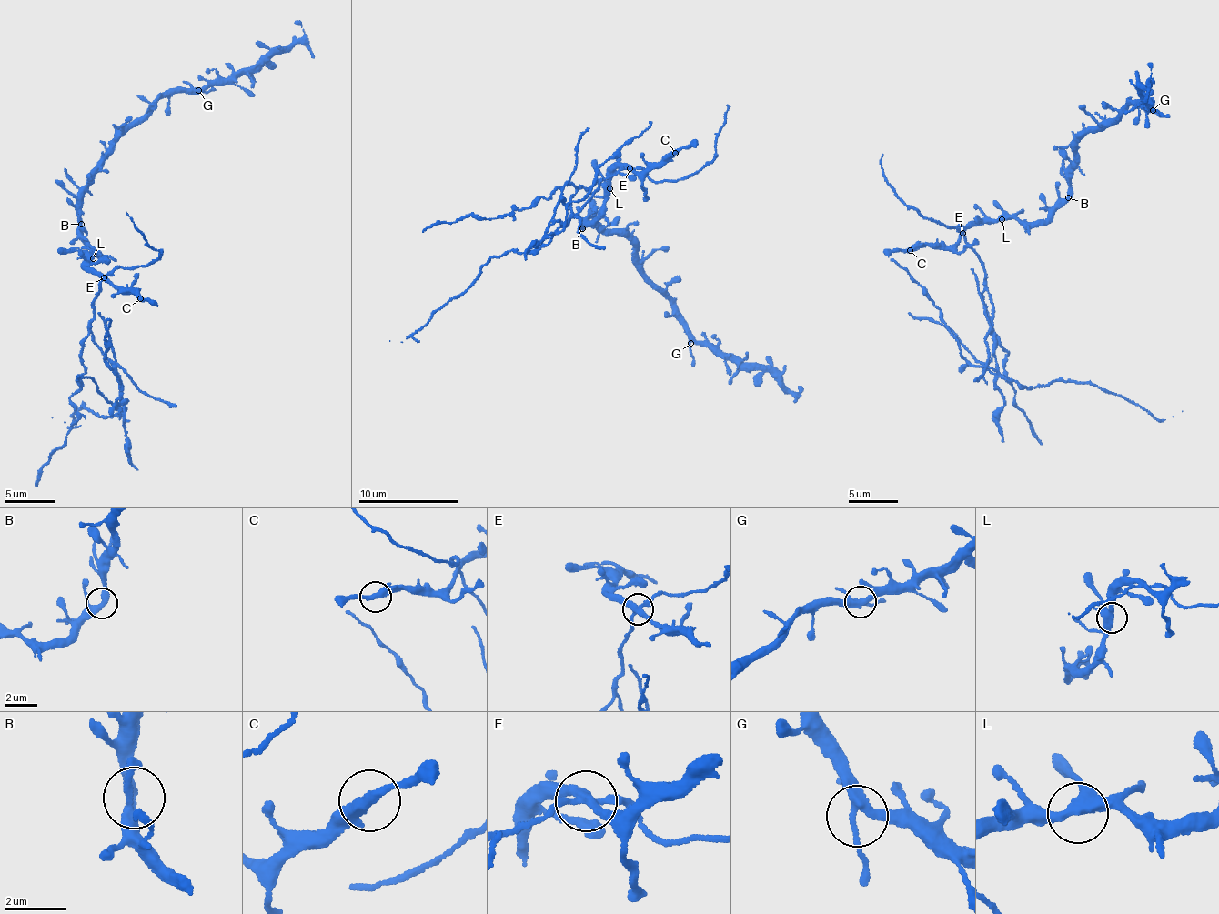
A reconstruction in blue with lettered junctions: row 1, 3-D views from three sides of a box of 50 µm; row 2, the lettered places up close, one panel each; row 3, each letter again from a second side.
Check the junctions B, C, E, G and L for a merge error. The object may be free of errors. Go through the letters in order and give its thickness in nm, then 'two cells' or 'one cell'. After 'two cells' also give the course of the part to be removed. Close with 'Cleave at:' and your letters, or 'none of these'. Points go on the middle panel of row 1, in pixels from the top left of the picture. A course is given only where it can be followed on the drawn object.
B: 280 nm thick; one cell
C: 340 nm thick; one cell
E: 280 nm thick; two cells; foreign part runs (629, 167), (578, 189), (569, 222), (552, 238), (527, 253), (493, 256), (471, 285), (408, 336), (389, 341)
G: 280 nm thick; one cell
L: 400 nm thick; one cell
Cleave at: E

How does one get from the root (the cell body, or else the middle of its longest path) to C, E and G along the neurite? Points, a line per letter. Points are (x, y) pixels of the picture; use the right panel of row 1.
C: (1004, 216), (984, 218), (960, 233), (953, 245), (948, 246), (921, 246), (910, 250)
E: (1004, 216), (984, 218), (962, 232)
G: (1004, 216), (1030, 224), (1048, 216), (1069, 195), (1069, 168), (1081, 138), (1115, 124), (1129, 104), (1153, 110)

